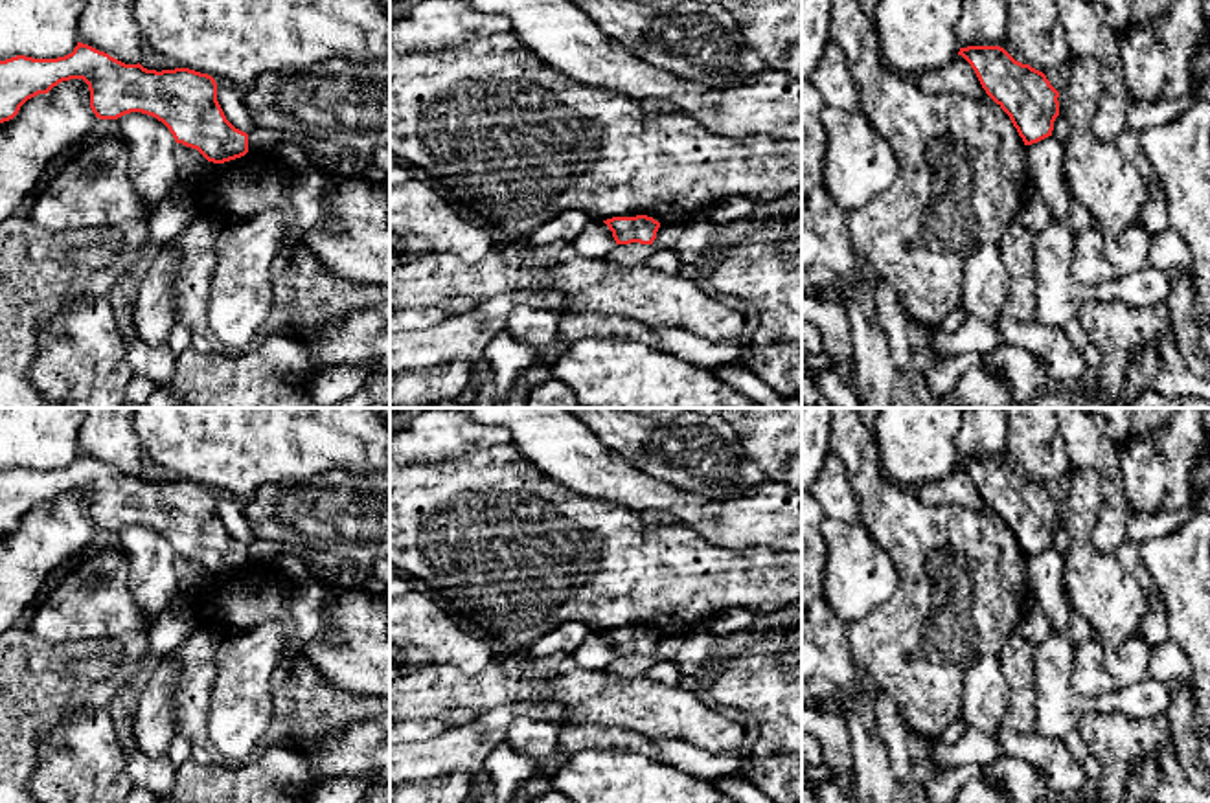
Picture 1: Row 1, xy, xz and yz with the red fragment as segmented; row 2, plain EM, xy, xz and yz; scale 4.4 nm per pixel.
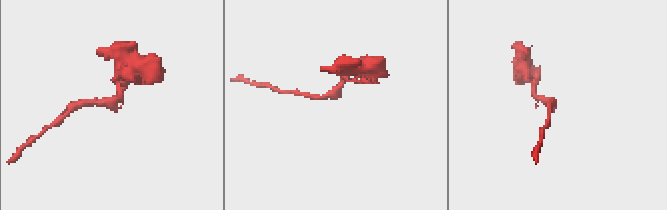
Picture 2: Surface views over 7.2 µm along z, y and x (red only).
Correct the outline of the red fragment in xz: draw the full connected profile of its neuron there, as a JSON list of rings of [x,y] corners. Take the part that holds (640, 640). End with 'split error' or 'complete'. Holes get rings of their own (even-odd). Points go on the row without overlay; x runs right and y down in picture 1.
[[[647,627],[612,628],[603,634],[612,643],[616,656],[653,656],[660,639],[660,634]]]; complete

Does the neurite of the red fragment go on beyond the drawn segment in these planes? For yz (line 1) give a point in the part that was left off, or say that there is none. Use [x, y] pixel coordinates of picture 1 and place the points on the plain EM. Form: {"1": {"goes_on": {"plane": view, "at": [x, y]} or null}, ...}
{"1": {"goes_on": null}}

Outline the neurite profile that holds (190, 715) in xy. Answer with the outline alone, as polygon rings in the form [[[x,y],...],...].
[[[197,627],[166,660],[177,669],[175,726],[193,746],[211,750],[208,733],[210,685],[213,680],[215,627]]]

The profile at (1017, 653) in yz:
[[[1019,632],[1004,641],[999,654],[1000,669],[1010,684],[1010,706],[1002,726],[1019,735],[1037,735],[1033,658],[1035,645]]]

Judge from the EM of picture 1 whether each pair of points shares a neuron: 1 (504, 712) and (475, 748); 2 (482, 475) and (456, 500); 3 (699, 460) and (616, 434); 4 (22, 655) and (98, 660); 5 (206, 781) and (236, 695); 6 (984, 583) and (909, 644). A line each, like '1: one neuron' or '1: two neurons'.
1: one neuron
2: one neuron
3: one neuron
4: one neuron
5: one neuron
6: one neuron

